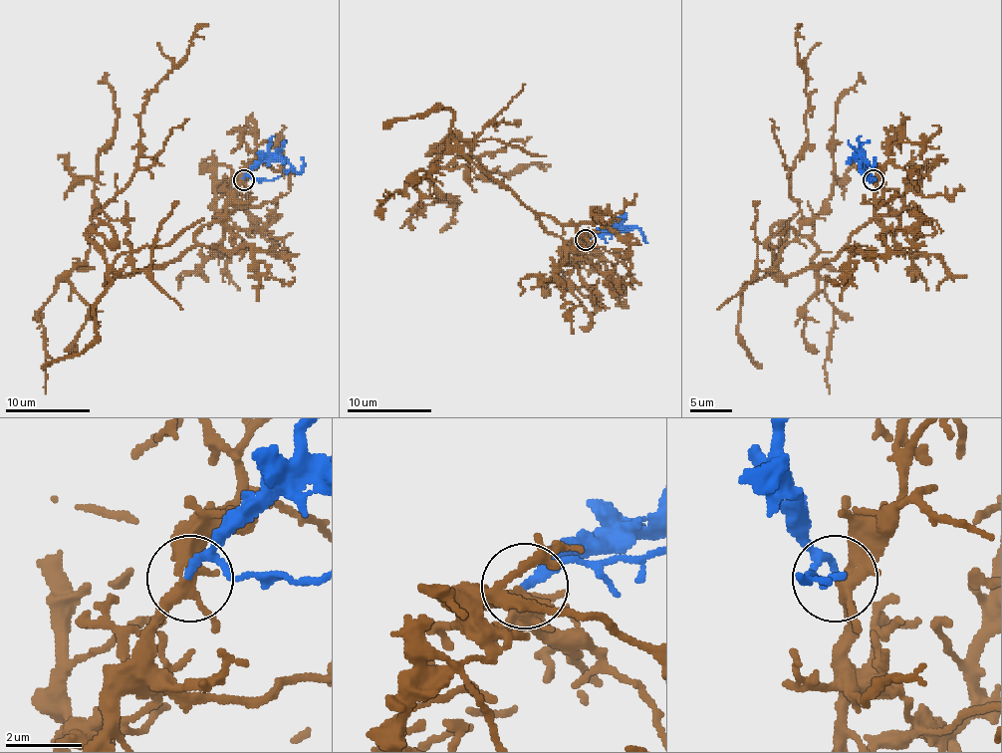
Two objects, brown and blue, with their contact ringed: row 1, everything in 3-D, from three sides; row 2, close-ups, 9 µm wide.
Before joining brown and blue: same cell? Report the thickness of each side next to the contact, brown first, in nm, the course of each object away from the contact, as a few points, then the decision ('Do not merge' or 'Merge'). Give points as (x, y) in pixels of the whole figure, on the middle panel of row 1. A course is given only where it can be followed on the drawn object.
Thickness 260 nm (brown) against 150 nm. Course of brown: (586, 240), (550, 234), (463, 149), (472, 147), (472, 166), (444, 168), (474, 156), (482, 175), (550, 166). Course of blue: (586, 240), (597, 232), (612, 228), (638, 230), (643, 240). Merge

